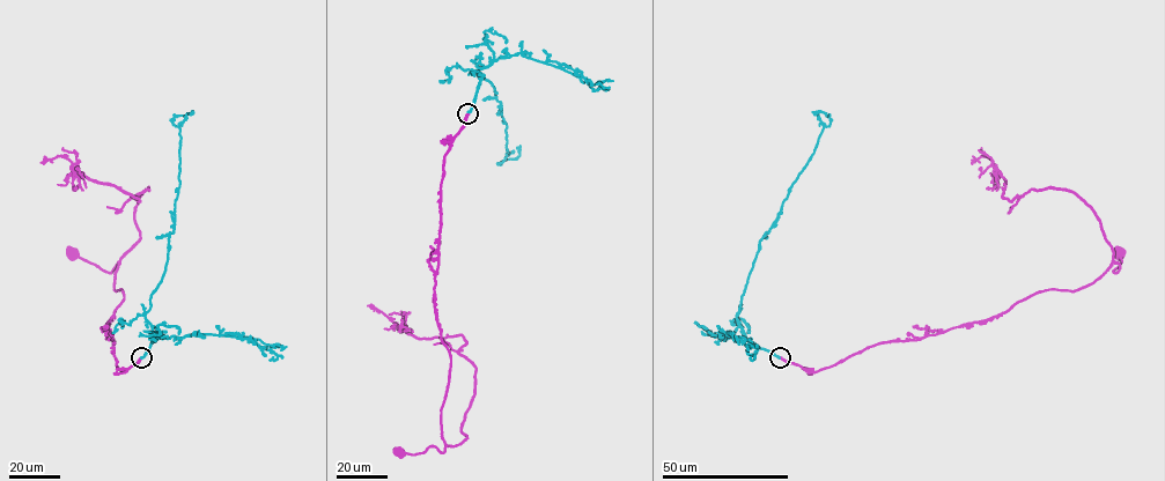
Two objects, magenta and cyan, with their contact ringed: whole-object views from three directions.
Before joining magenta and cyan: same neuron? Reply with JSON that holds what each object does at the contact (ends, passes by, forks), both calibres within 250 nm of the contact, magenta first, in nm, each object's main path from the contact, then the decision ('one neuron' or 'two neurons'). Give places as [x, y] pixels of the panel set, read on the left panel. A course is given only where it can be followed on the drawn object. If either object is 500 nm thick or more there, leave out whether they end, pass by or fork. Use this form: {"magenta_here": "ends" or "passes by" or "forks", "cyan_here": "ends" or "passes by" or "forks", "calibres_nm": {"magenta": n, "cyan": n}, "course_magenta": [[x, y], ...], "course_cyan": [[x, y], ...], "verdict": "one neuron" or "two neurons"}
{"magenta_here": "ends", "cyan_here": "ends", "calibres_nm": {"magenta": 360, "cyan": 480}, "course_magenta": [[141, 357], [125, 372], [118, 368], [108, 332], [124, 300], [113, 287], [118, 263], [109, 273], [72, 252]], "course_cyan": [[141, 357], [156, 334], [145, 315], [164, 271], [179, 184], [179, 128], [172, 120], [177, 116], [193, 112]], "verdict": "one neuron"}

